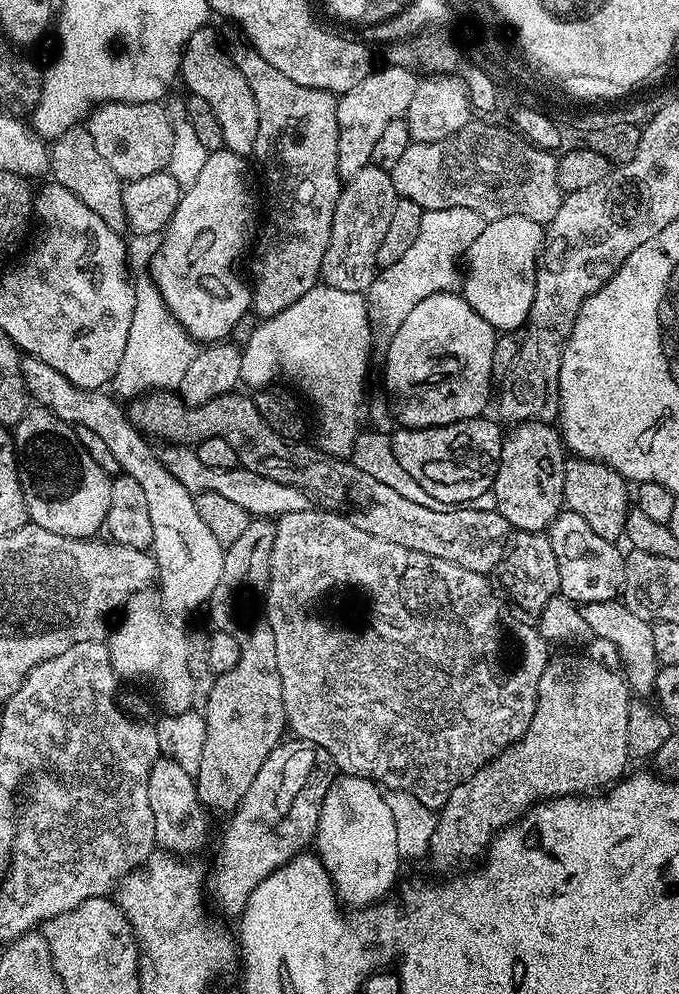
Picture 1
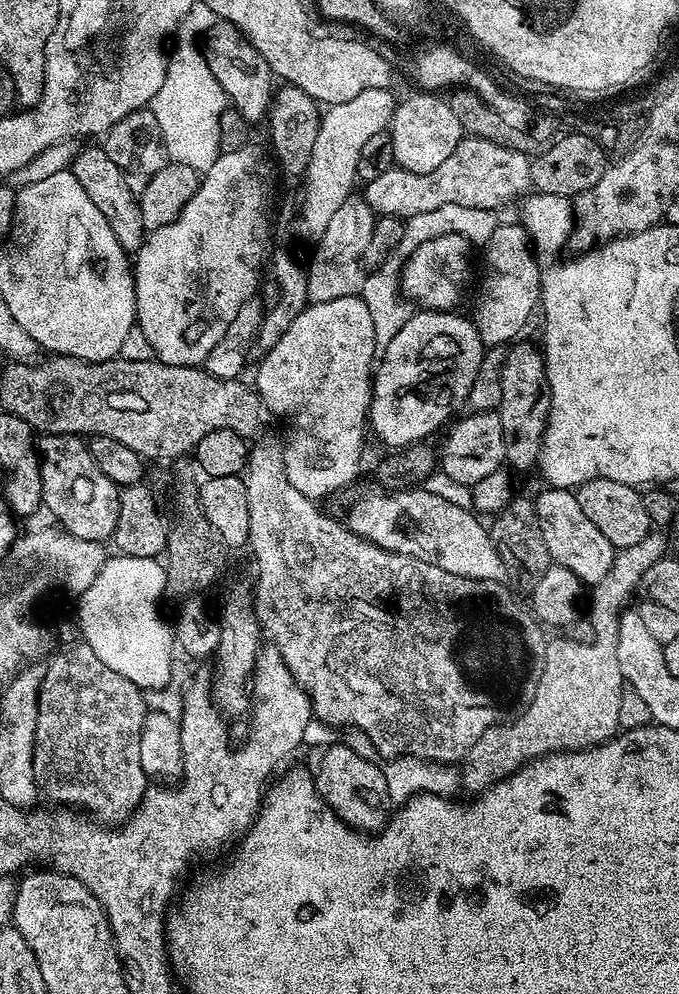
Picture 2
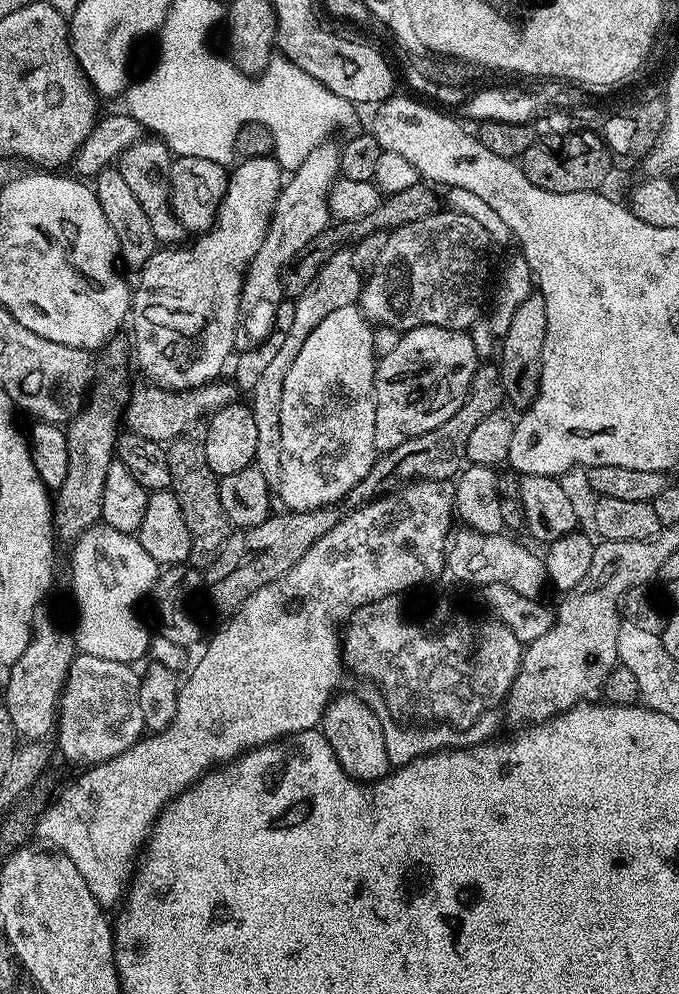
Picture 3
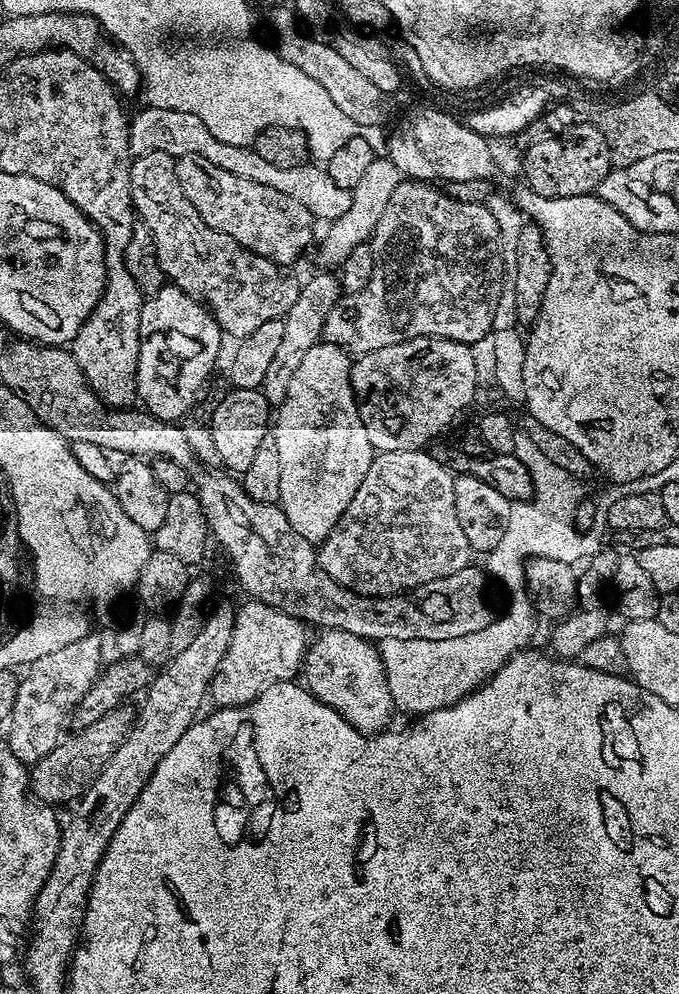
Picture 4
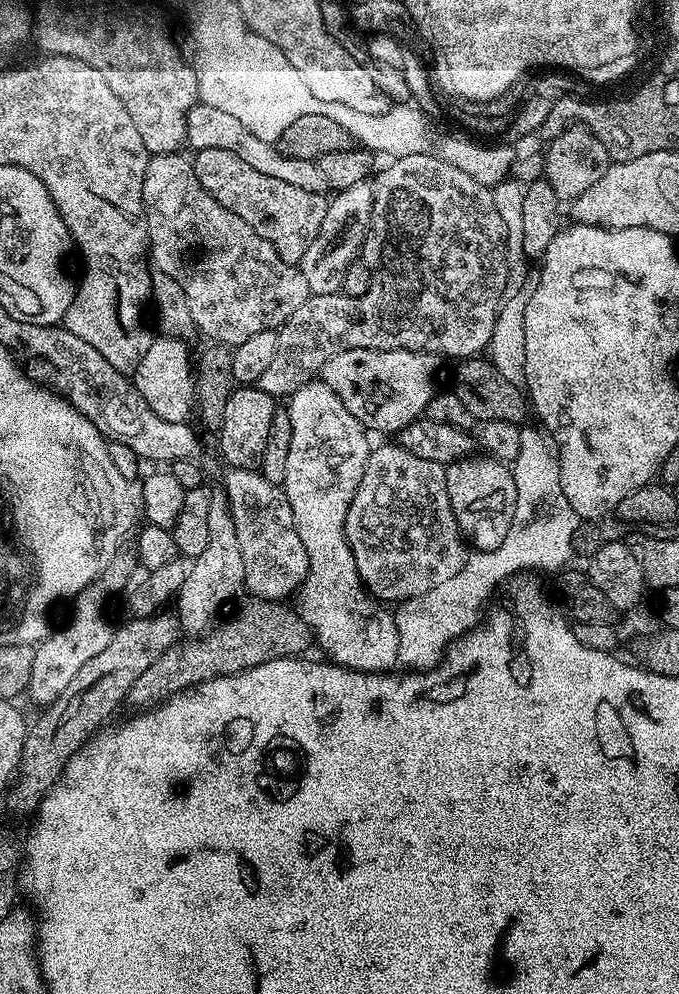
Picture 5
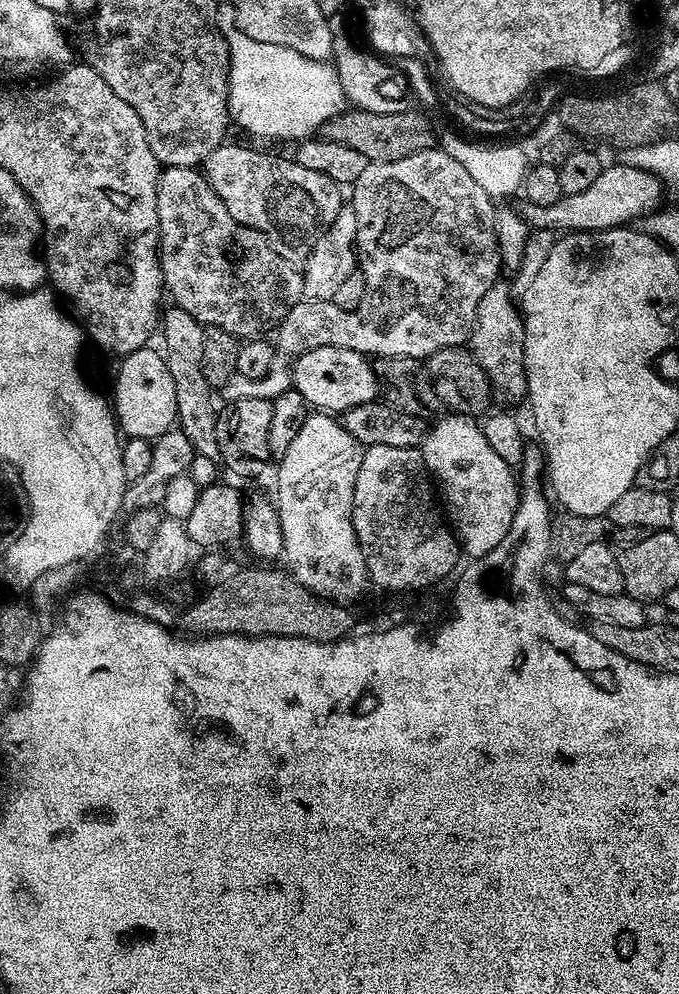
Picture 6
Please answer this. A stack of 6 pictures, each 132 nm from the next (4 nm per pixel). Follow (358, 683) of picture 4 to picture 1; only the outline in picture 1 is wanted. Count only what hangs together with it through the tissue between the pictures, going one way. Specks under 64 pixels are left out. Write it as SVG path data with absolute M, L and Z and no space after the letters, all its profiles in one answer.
M347 774L337 775L333 779L330 790L326 790L326 798L322 802L314 852L330 874L341 905L348 907L349 904L352 910L363 910L381 903L391 893L388 891L395 886L396 875L399 874L402 863L398 850L398 826L394 826L394 814L390 814L390 806L386 806L384 792L375 780Z

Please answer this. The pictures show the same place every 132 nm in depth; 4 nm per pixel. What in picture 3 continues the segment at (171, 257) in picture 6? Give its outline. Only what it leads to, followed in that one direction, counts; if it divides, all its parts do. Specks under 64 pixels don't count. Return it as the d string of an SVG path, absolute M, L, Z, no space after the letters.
M160 138L140 139L137 144L130 146L120 156L118 167L122 178L126 178L126 183L130 186L134 198L138 198L142 211L150 221L150 226L154 230L157 241L164 246L176 246L180 240L186 236L184 224L176 217L172 210L172 191L170 190L170 170L174 154L168 149L167 144Z

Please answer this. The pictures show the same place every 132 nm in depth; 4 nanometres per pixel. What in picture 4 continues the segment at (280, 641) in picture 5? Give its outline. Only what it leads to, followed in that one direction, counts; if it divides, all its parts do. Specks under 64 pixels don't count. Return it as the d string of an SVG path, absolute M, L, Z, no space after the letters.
M119 706L102 715L90 725L69 731L45 757L30 768L30 791L38 800L53 806L71 805L79 801L84 792L102 774L102 766L114 758L114 750L126 742L136 719L137 709Z

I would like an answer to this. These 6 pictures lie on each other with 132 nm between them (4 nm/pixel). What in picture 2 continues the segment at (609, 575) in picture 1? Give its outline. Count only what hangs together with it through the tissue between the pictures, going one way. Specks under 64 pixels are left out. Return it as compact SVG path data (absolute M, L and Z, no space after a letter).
M545 487L545 492L534 496L538 526L542 526L542 539L546 541L546 550L553 565L560 565L576 575L581 585L591 586L602 582L614 562L617 549L610 538L602 535L602 530L586 518L582 506L578 506L575 491L566 488Z

